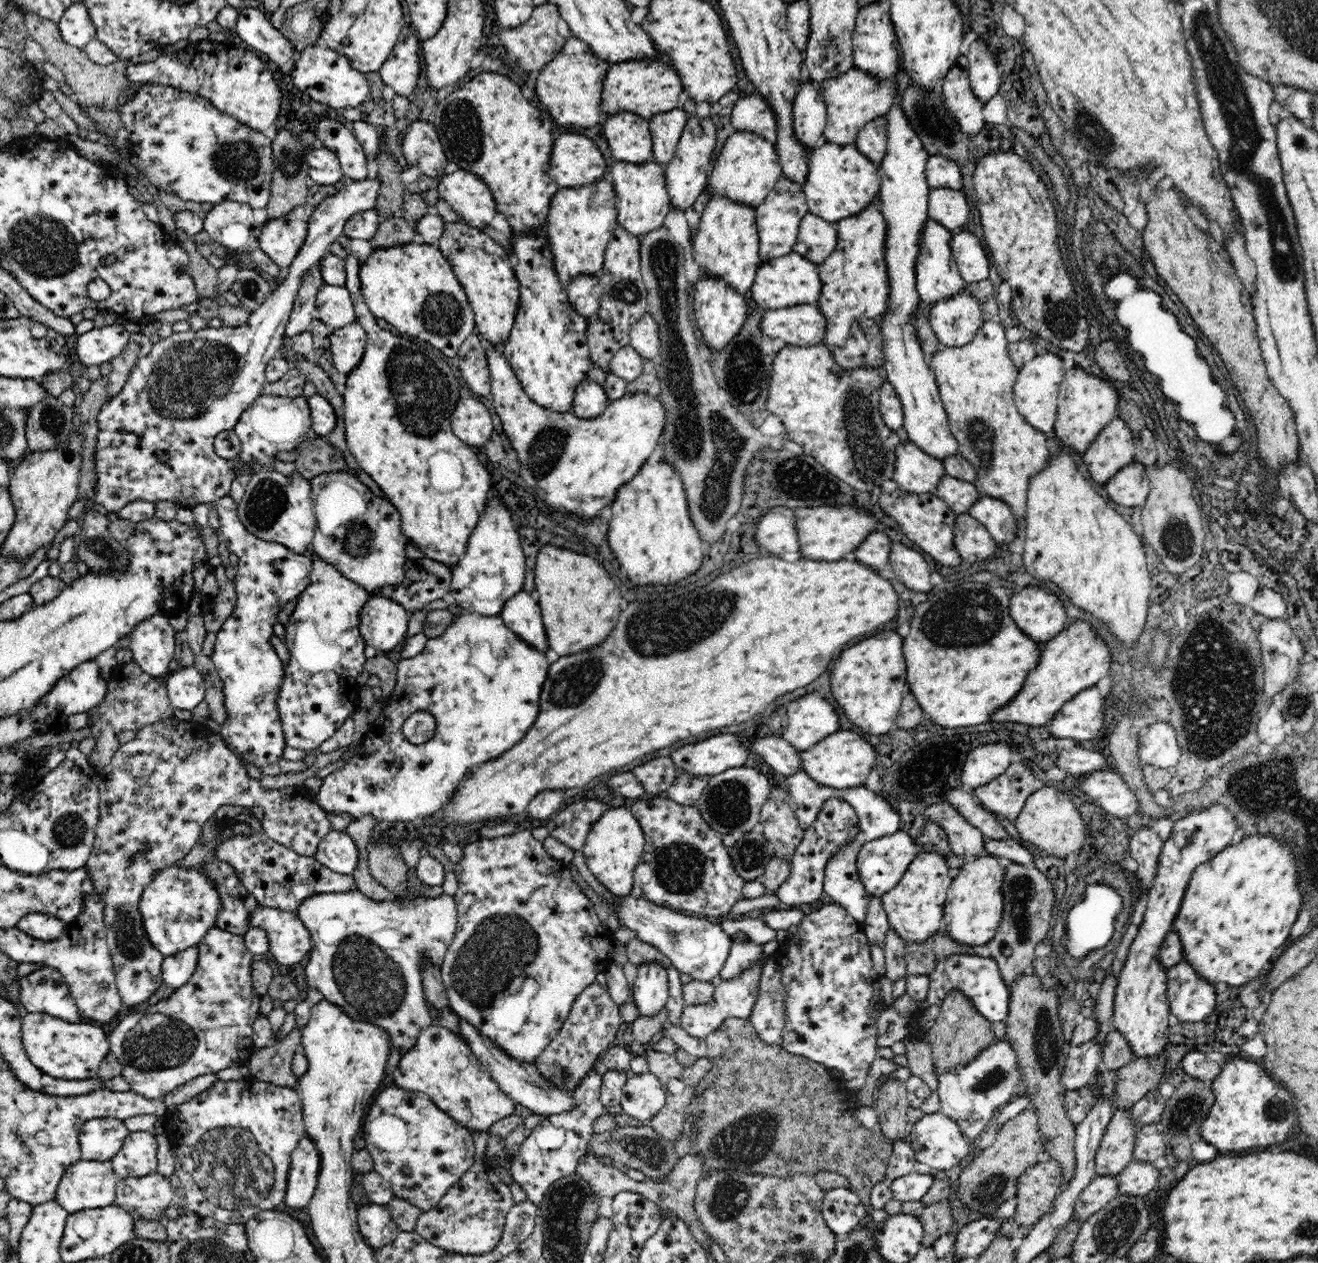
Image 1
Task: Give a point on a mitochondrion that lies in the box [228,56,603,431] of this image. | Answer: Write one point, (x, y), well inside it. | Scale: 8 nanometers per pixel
(465, 130)

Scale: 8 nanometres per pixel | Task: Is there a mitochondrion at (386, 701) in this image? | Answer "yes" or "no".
no

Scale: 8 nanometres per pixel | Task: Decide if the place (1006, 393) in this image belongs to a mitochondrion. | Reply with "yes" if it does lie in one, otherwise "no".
no

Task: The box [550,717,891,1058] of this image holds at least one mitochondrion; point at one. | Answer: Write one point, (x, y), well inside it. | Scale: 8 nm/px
(679, 867)

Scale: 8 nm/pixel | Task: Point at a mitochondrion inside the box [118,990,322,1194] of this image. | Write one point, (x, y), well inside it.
(162, 1042)

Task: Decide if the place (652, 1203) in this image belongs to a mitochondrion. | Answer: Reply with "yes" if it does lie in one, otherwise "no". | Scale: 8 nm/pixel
no

